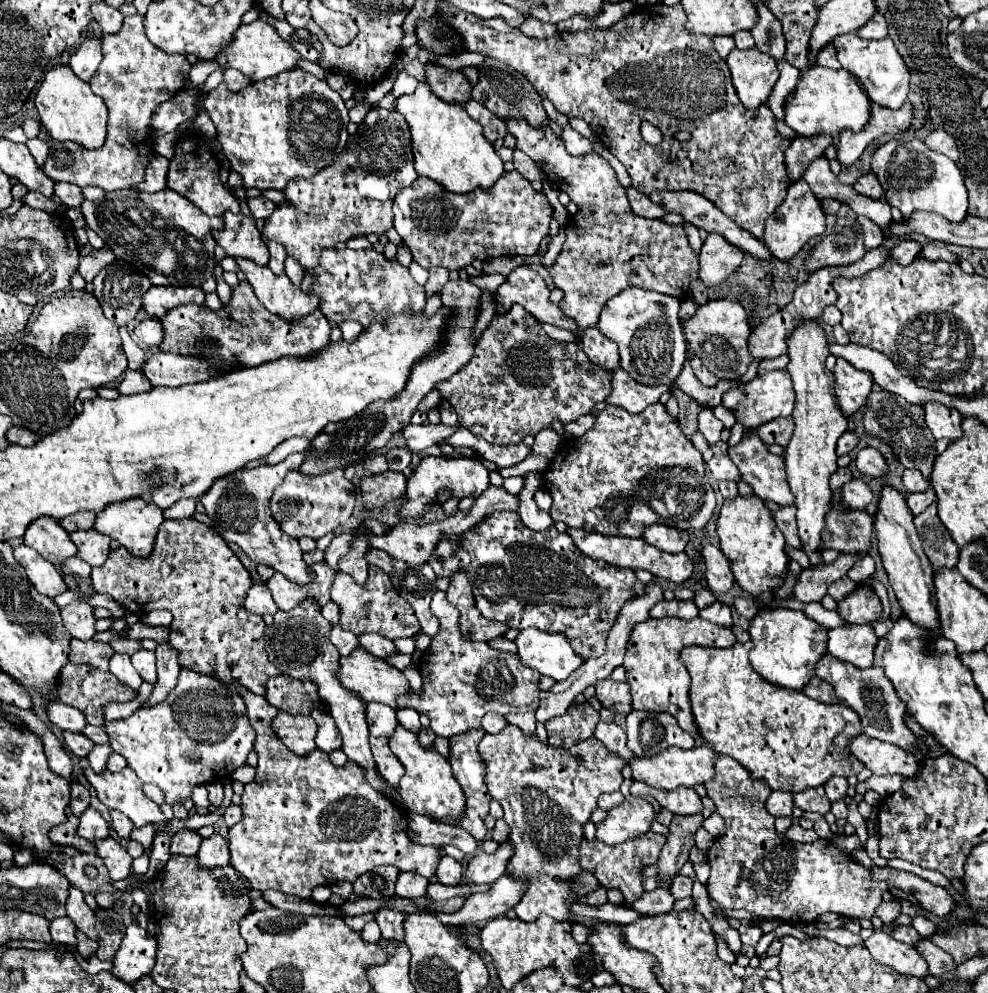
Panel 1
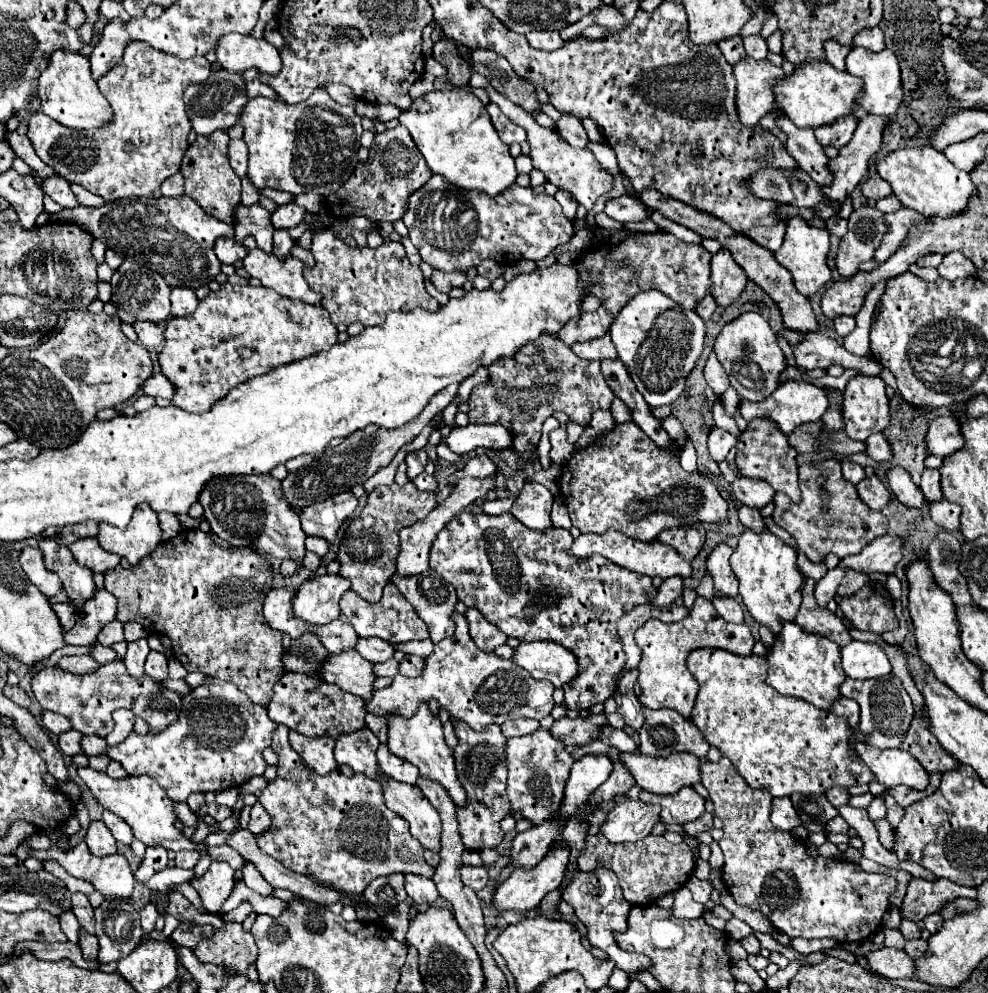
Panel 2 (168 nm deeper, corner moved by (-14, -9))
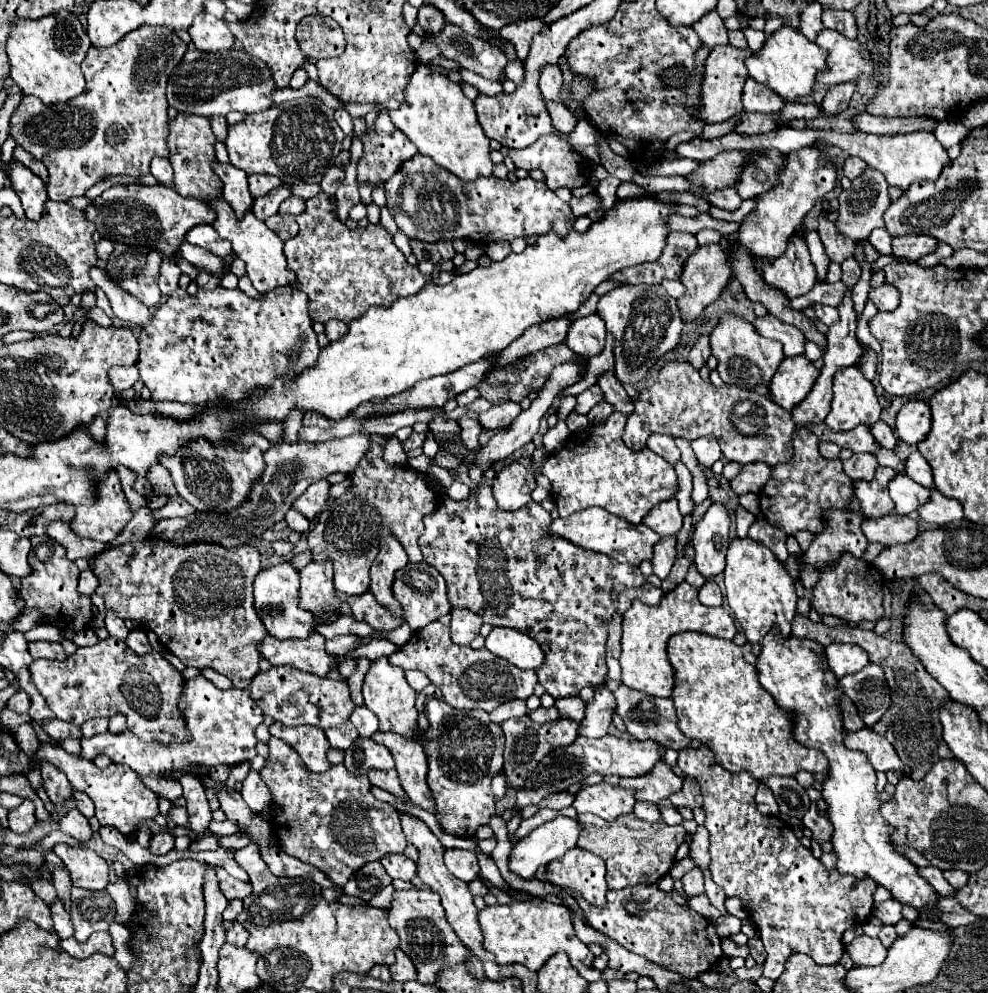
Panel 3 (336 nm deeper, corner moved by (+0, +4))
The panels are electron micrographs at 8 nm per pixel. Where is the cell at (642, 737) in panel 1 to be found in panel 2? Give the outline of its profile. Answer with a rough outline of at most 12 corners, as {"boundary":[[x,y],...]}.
{"boundary":[[644,708],[642,754],[690,752],[710,746],[676,710]]}

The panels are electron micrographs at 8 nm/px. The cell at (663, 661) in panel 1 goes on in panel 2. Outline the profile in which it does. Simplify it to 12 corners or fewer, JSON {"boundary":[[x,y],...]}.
{"boundary":[[696,598],[680,622],[636,630],[640,702],[690,718],[696,648],[752,654],[746,624]]}

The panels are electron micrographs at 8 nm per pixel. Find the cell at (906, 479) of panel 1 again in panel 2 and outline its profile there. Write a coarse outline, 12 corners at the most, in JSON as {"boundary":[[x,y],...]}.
{"boundary":[[924,470],[920,490],[928,502],[940,502],[940,472]]}

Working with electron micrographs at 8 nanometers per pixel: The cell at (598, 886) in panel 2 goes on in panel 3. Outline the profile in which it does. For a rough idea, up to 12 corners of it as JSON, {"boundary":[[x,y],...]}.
{"boundary":[[574,847],[546,867],[552,885],[606,907],[602,857]]}

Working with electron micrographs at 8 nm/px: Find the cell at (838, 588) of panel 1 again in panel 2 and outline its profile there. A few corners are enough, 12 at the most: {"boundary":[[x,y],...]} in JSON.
{"boundary":[[846,572],[838,596],[858,592],[866,582],[866,572]]}

